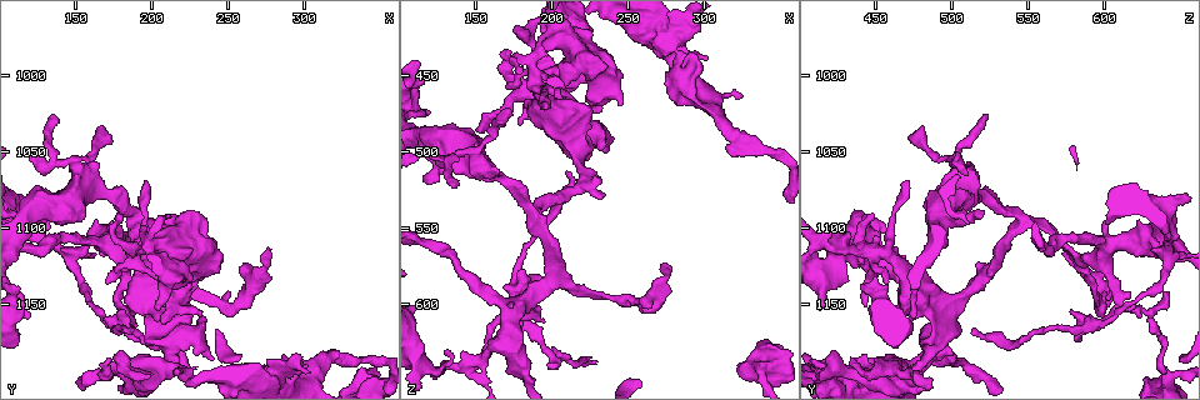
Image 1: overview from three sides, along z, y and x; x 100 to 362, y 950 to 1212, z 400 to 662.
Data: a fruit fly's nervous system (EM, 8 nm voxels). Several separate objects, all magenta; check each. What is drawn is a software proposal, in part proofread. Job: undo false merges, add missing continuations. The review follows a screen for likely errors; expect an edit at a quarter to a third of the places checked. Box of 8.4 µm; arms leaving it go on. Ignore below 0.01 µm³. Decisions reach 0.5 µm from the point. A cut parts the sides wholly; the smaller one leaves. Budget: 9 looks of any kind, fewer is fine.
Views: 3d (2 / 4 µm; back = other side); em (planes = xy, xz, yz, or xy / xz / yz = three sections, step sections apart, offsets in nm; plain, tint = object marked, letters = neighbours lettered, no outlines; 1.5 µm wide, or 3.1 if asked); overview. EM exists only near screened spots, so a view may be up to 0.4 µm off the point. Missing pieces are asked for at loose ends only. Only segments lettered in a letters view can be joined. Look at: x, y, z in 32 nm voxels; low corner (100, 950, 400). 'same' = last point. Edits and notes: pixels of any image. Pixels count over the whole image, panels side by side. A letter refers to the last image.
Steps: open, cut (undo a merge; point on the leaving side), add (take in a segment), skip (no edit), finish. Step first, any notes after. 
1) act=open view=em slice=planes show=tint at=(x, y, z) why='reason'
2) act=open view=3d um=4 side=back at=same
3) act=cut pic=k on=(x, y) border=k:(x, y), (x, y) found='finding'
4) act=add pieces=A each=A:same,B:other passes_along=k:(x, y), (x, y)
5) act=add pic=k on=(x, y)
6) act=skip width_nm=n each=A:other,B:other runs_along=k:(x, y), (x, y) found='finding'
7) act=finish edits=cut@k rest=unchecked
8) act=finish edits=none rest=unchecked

act=open view=3d um=4 at=(336, 1194, 648) why='sharp bend'

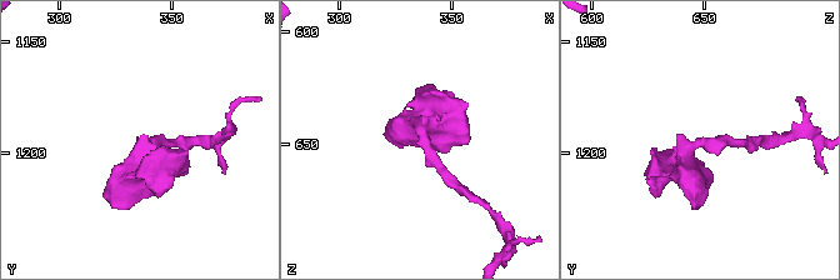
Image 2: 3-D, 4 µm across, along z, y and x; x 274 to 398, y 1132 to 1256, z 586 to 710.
act=open view=em slice=xy step=8 show=tint at=(338, 1195, 648)

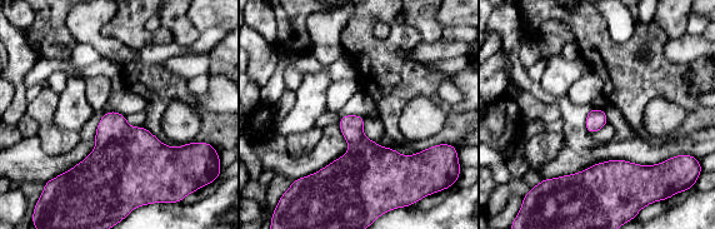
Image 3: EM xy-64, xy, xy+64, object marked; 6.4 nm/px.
act=open view=em slice=planes show=letters at=same why='another direction'

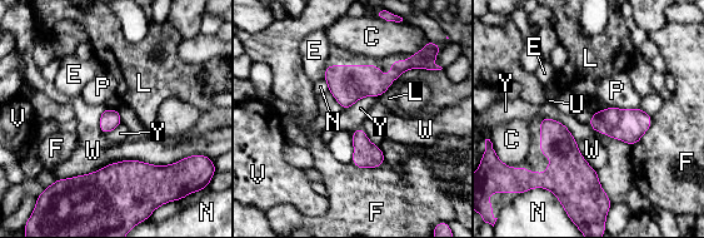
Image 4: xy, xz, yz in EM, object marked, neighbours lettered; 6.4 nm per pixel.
act=skip each=C:other,E:other,F:other,L:other,N:other,P:other,U:other,V:other,W:other,Y:other border=4:(540, 117), (559, 120), (577, 142) found='one cell here'

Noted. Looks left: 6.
act=open view=em slice=xy step=4 show=letters at=(180, 1162, 590)

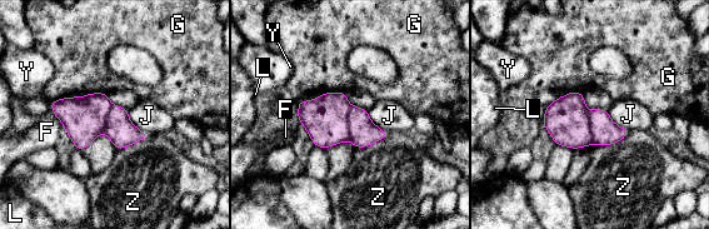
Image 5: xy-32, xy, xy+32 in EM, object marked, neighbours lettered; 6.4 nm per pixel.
act=open view=em slice=planes show=letters at=same why='cut it another way'

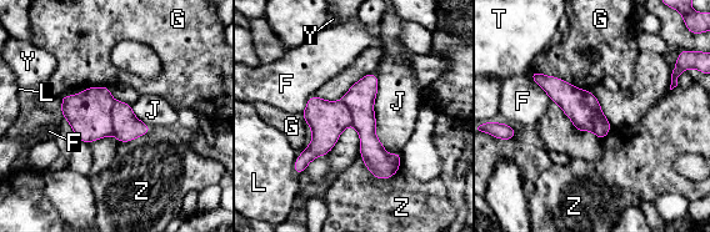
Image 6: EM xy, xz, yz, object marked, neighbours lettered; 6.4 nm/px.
act=cut pic=6 on=(603, 126) each=F:other,G:other,J:other,L:other,T:other,Y:other,Z:other part_leaving=6:(586, 94), (599, 111), (601, 135) found='two cells meet here'

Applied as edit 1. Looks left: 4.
act=finish edits=cut@6 rest=unchecked

